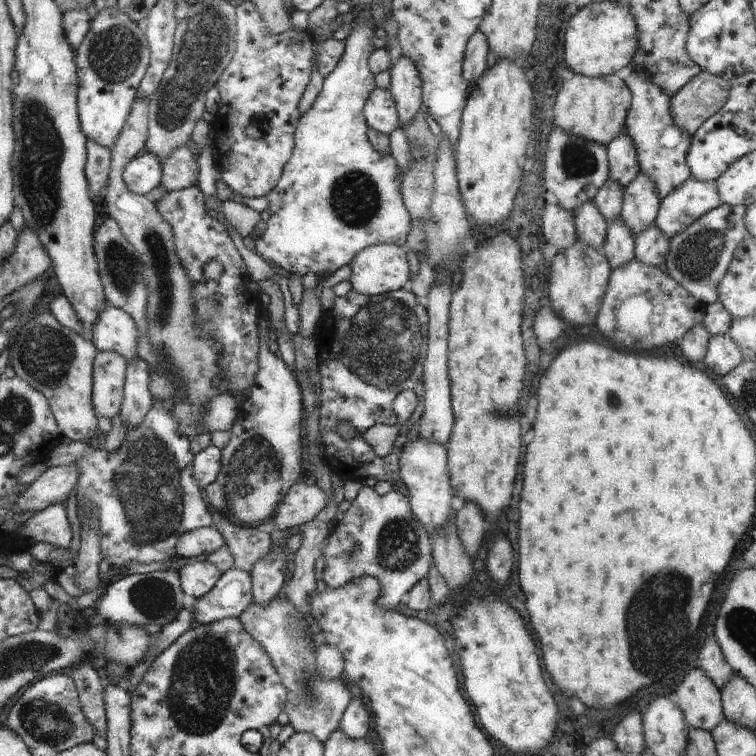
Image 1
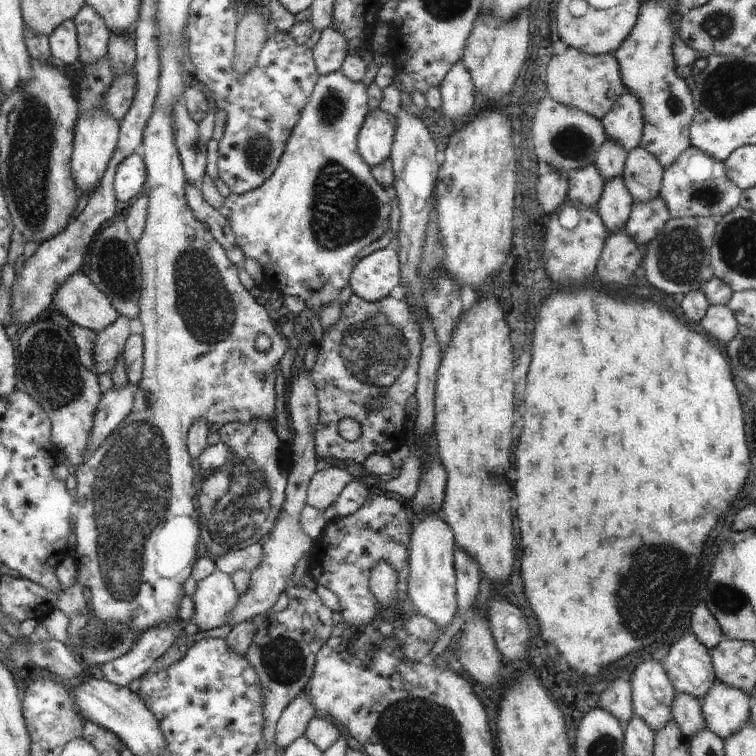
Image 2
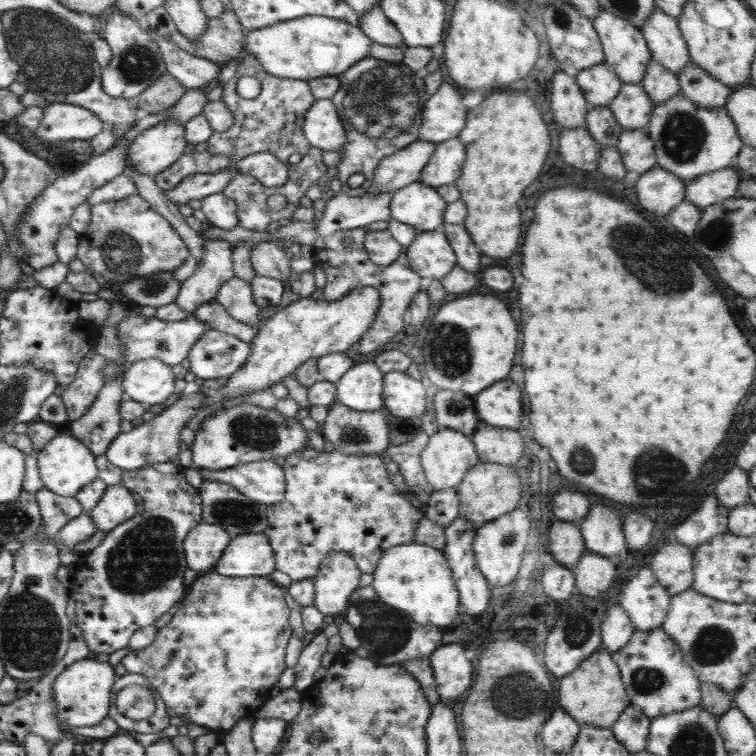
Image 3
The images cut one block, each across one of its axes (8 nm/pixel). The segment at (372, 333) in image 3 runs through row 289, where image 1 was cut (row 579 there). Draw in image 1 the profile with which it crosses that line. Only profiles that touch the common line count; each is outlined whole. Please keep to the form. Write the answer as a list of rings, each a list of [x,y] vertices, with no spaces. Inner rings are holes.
[[[360,487],[342,520],[331,525],[327,537],[321,552],[325,564],[322,580],[329,588],[340,588],[354,579],[372,576],[380,584],[376,604],[384,610],[394,610],[412,586],[427,576],[431,565],[430,534],[412,514],[409,497],[398,491],[379,495],[372,487]]]

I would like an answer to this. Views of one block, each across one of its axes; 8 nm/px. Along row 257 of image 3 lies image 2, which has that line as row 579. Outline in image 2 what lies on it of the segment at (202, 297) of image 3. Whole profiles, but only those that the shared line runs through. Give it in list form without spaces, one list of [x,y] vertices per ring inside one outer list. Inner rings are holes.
[[[215,571],[197,585],[191,598],[195,609],[193,626],[204,632],[225,626],[240,598],[234,589],[231,576]]]

